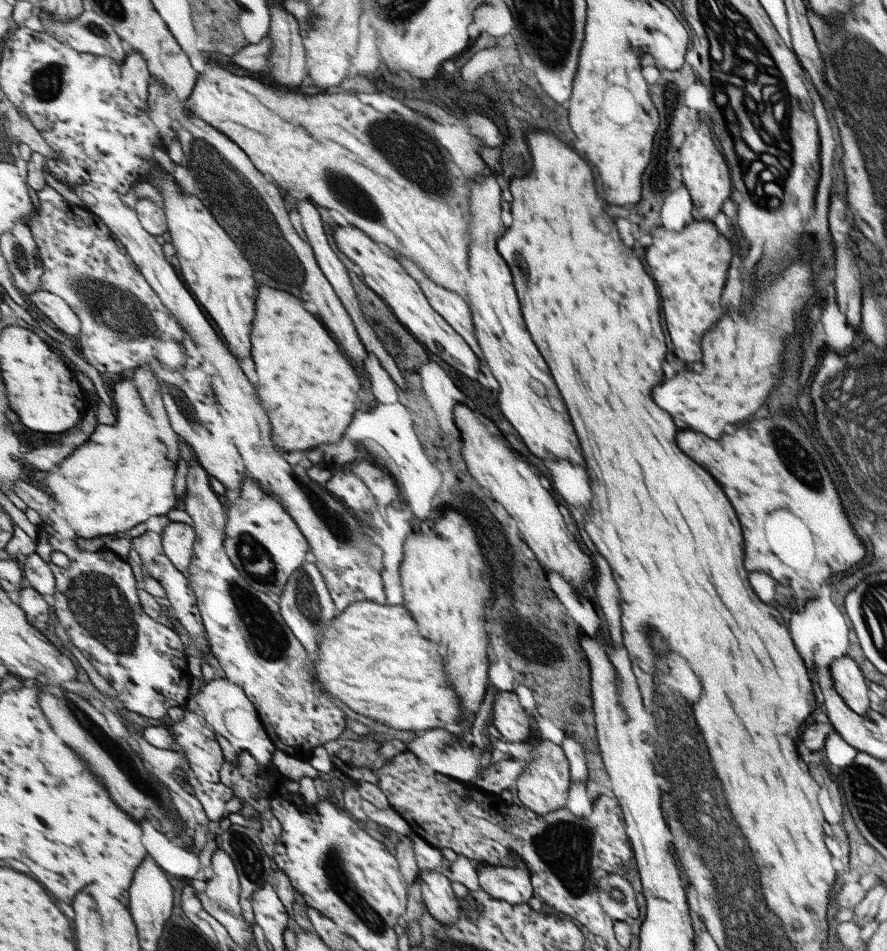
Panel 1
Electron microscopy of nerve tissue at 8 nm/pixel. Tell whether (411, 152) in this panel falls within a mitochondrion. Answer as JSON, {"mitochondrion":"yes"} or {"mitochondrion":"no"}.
{"mitochondrion":"yes"}

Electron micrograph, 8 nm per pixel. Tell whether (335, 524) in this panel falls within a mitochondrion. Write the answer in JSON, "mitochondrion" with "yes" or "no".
{"mitochondrion":"yes"}

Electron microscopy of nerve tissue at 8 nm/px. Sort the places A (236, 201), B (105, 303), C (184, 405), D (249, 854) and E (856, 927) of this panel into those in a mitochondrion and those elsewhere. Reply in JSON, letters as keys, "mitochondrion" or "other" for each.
{"A":"mitochondrion","B":"mitochondrion","C":"mitochondrion","D":"mitochondrion","E":"other"}

